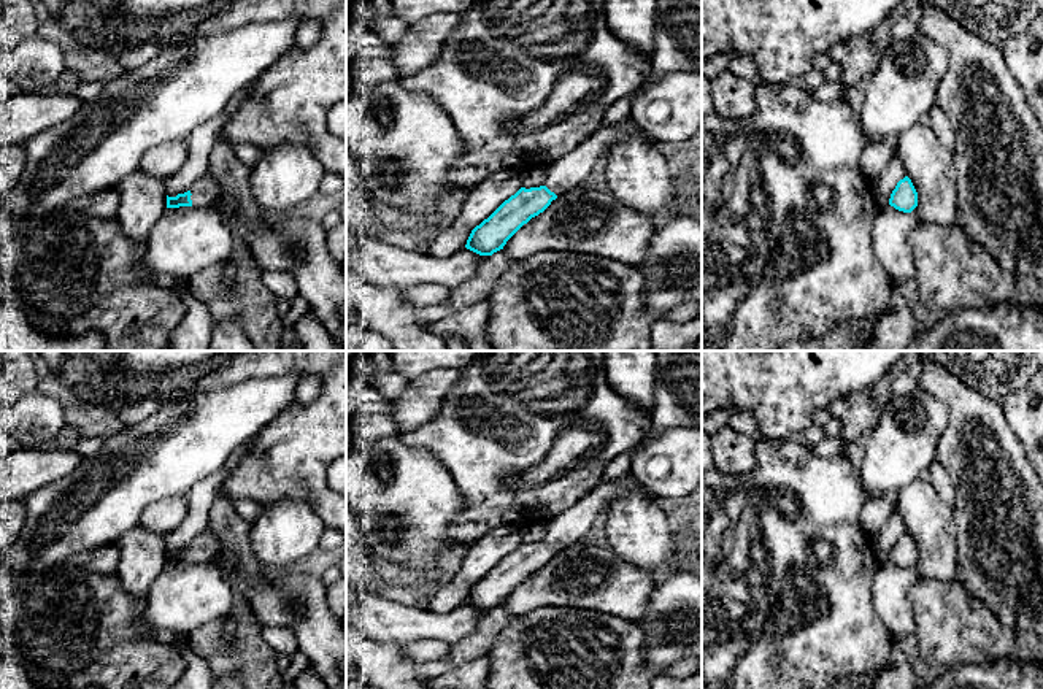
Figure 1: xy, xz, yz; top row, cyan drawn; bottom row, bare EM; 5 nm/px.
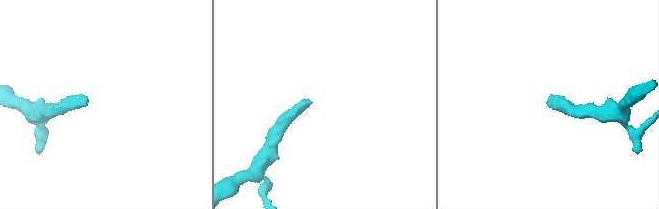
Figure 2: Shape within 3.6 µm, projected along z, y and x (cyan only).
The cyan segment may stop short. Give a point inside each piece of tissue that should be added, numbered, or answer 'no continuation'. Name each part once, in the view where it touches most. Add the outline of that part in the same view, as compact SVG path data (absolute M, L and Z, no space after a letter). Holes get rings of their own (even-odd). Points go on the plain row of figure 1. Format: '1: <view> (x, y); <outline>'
1: xy (207, 546); M211 527L198 533L191 543L191 556L195 564L210 564L214 562L224 546L224 540Z

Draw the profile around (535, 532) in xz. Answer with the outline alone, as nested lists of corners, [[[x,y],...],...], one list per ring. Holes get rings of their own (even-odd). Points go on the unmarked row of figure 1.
[[[533,522],[521,530],[522,543],[540,543],[546,540],[546,524],[545,522]]]

